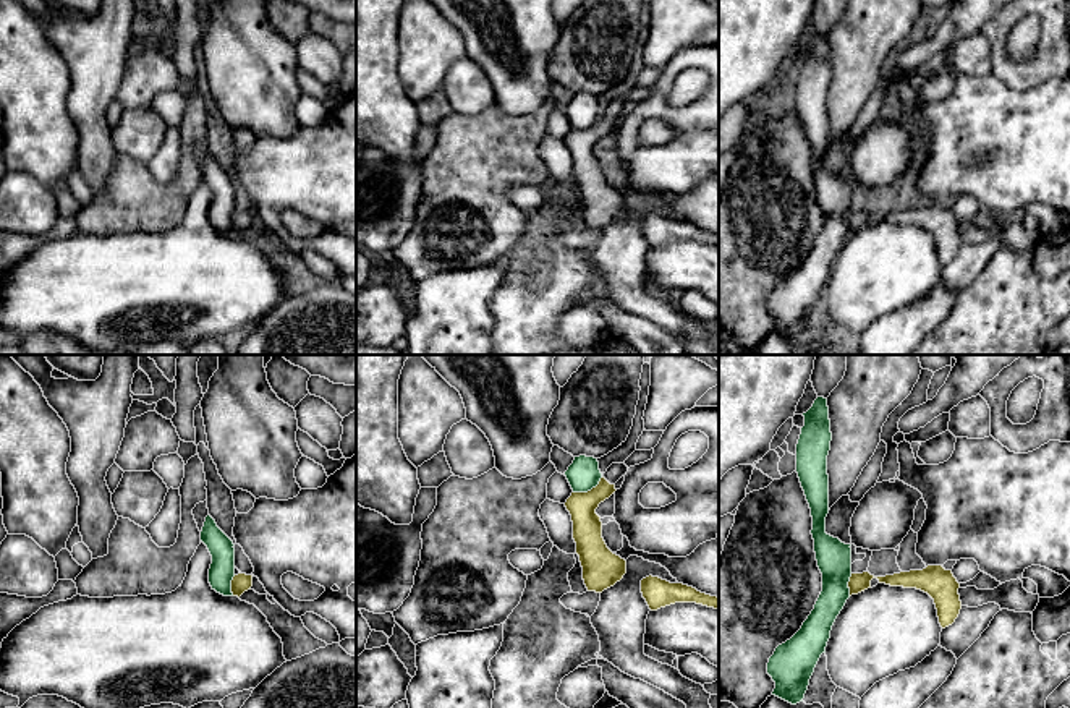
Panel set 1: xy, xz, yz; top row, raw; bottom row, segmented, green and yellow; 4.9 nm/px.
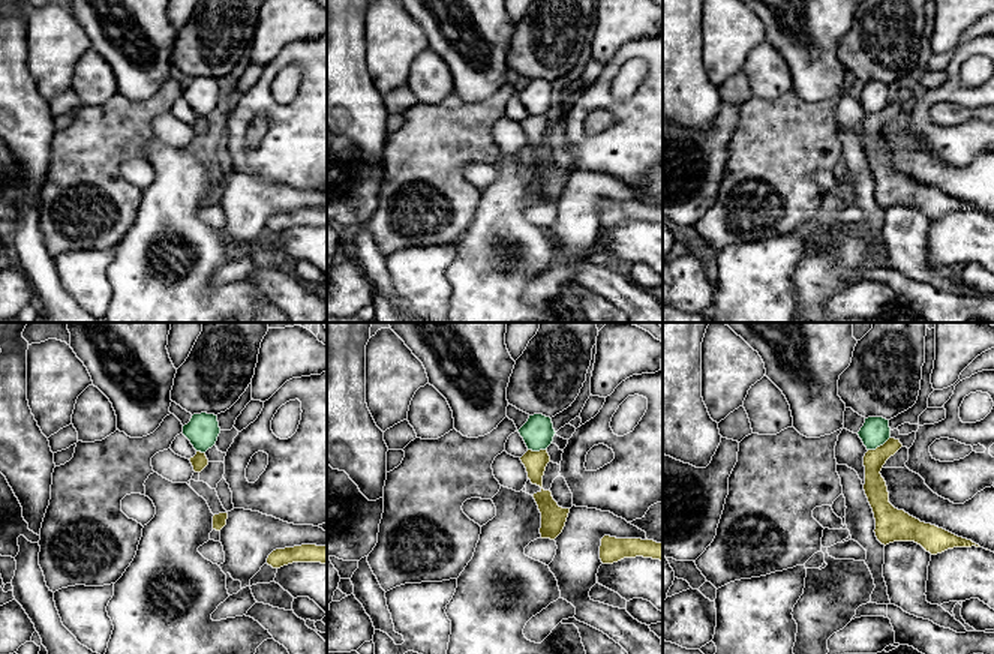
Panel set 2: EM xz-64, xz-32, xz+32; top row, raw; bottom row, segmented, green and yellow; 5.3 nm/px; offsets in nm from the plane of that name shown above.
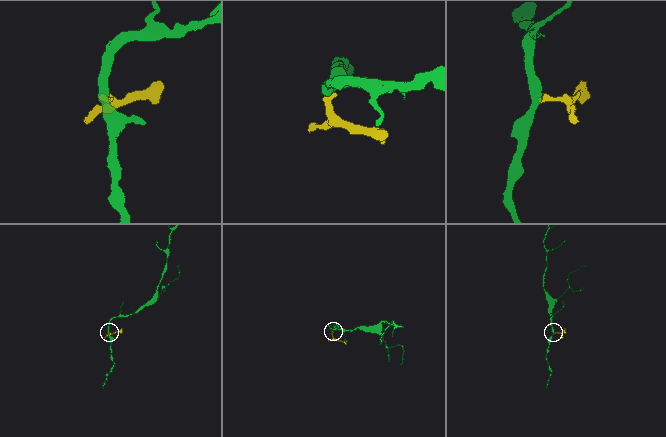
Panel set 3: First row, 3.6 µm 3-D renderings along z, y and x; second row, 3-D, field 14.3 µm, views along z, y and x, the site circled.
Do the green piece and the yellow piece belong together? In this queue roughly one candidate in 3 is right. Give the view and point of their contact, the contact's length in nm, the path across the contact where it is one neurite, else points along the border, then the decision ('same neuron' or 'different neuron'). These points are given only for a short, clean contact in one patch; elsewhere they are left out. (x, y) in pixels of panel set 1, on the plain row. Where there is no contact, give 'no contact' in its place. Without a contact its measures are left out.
contact xz (588, 127); length 170 nm; border xz (602, 114), (590, 127), (573, 130); different neuron

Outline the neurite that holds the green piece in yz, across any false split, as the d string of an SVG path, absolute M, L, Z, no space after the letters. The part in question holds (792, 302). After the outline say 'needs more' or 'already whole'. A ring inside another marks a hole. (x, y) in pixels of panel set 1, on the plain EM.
M817 34L803 53L805 63L796 81L796 110L811 146L811 172L822 211L822 228L801 266L779 282L767 300L767 311L775 319L772 332L792 342L805 335L814 305L826 290L832 262L850 235L851 214L851 181L826 170L827 92L832 78L827 36Z | already whole

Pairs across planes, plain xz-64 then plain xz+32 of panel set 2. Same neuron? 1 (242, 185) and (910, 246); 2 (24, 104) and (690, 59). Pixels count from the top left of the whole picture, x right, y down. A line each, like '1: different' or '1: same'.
1: same
2: same

